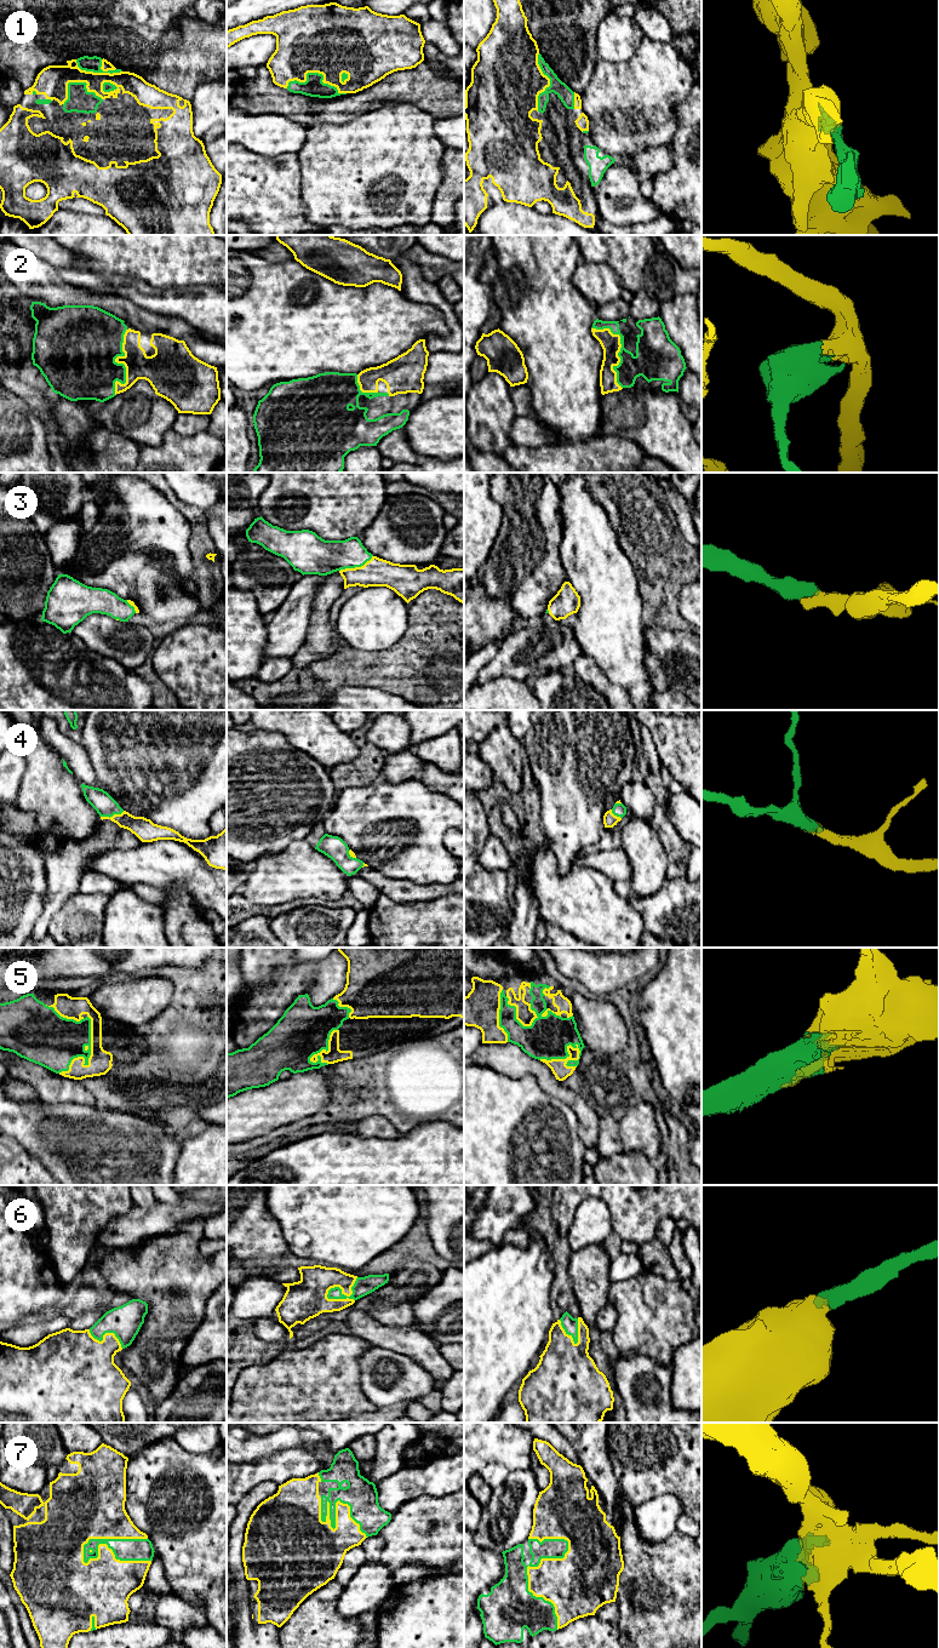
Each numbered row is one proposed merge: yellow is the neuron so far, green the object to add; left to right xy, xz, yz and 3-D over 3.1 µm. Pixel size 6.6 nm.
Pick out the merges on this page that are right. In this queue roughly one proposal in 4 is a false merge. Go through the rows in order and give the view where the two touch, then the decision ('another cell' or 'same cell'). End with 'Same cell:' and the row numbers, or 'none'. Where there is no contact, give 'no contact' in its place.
1: contact in xz; same cell
2: contact in xy; same cell
3: contact in xz; same cell
4: contact in xy; same cell
5: contact in xy; same cell
6: contact in xz; same cell
7: contact in xy; same cell
Same cell: 1, 2, 3, 4, 5, 6, 7

